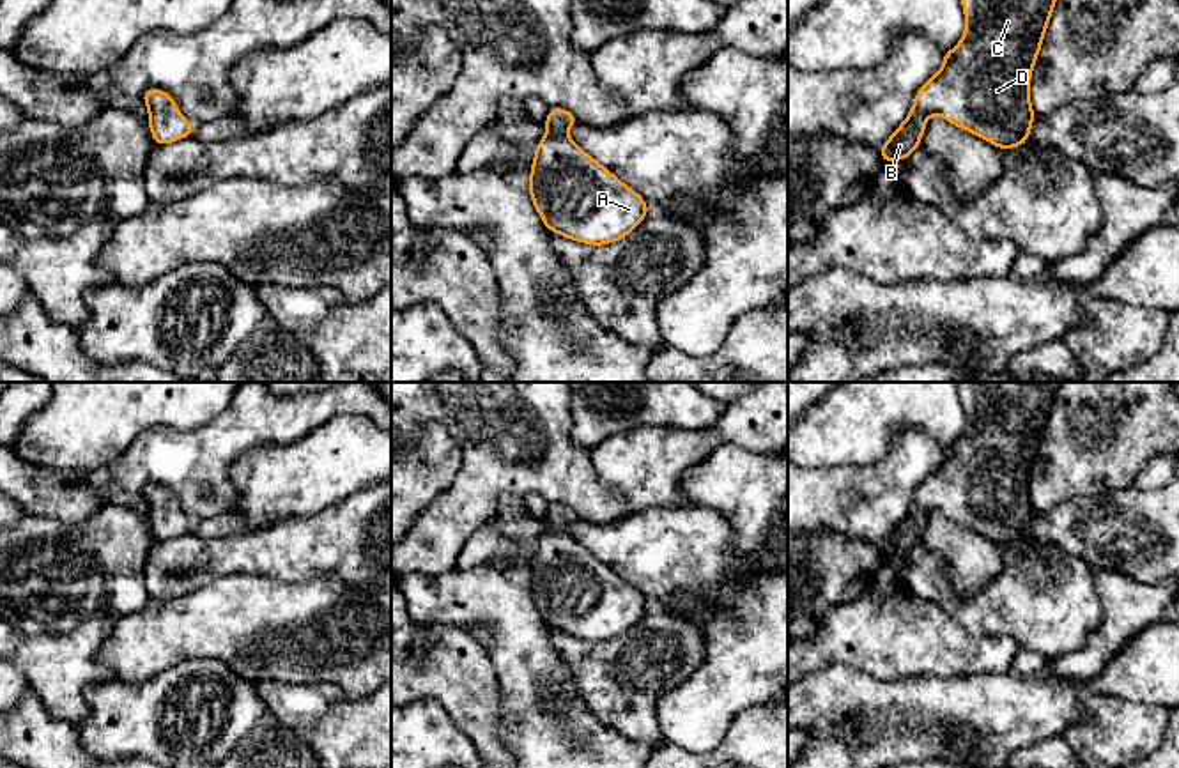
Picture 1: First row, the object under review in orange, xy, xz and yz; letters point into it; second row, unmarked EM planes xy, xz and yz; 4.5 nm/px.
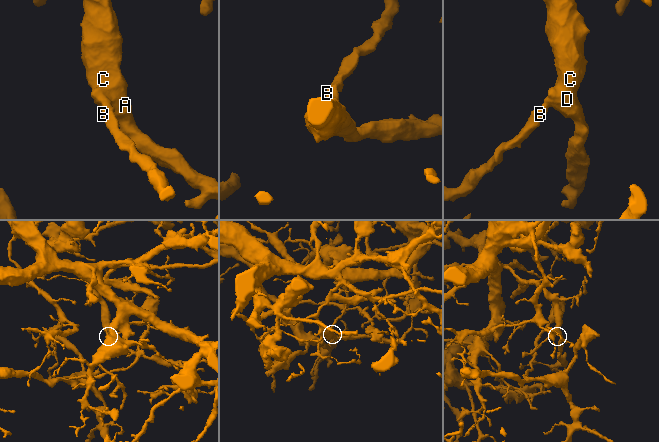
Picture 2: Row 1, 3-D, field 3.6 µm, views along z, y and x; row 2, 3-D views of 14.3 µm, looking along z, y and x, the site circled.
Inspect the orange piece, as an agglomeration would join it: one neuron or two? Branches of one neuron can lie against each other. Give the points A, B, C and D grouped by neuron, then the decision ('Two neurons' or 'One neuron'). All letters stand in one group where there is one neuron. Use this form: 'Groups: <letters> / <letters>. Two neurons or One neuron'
Groups: A B C D. One neuron

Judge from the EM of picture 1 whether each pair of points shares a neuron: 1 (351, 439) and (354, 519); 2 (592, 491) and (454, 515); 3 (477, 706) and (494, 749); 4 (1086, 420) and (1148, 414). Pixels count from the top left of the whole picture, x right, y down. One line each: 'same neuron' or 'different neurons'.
1: different neurons
2: same neuron
3: same neuron
4: same neuron

